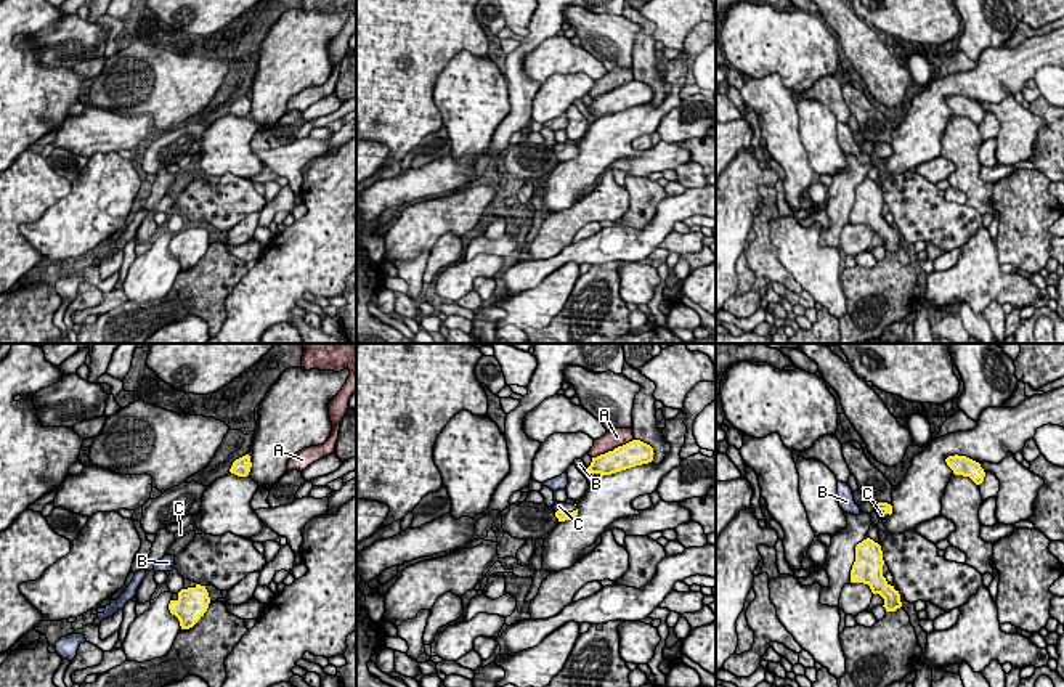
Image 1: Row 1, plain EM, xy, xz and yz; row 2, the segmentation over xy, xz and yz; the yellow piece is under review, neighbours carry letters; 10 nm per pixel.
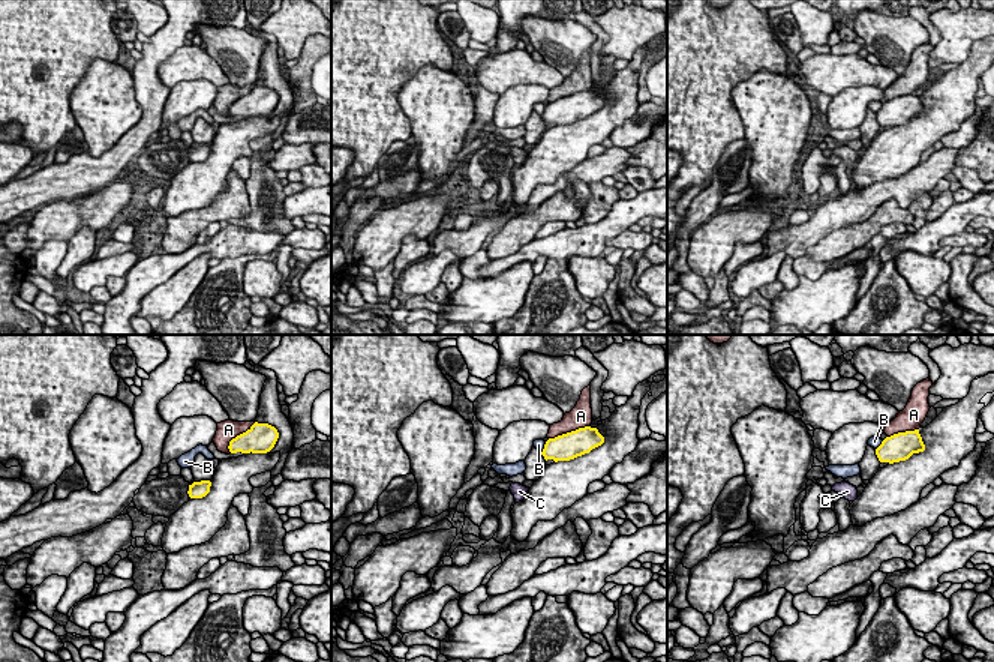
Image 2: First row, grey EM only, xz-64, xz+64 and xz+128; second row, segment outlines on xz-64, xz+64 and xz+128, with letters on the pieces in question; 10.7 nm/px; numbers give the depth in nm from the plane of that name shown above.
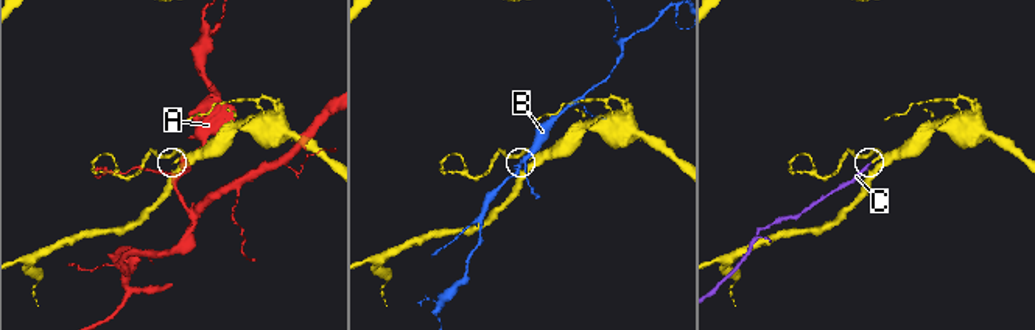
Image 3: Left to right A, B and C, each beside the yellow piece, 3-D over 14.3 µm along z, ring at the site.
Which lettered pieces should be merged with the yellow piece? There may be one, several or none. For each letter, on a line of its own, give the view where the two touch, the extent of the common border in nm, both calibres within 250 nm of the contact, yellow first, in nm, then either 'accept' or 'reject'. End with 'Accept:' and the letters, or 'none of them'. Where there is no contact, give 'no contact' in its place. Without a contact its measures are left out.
A: xz | 460 nm | 260/190 nm | reject
B: xz | 90 nm | 220/100 nm | reject
C: xz | 220 nm | 120/100 nm | accept
Accept: C

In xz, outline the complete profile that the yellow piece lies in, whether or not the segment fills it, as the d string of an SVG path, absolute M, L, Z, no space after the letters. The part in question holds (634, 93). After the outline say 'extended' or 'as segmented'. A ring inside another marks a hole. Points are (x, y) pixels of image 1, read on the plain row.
M632 80L605 95L592 98L589 114L611 116L653 101L653 88L640 80Z; as segmented

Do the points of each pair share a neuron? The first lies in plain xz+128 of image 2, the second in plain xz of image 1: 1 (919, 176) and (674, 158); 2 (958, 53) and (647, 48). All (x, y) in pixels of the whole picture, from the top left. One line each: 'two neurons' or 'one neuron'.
1: one neuron
2: two neurons

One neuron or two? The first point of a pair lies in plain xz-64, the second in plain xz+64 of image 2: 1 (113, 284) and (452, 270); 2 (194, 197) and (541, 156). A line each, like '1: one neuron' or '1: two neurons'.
1: one neuron
2: one neuron

